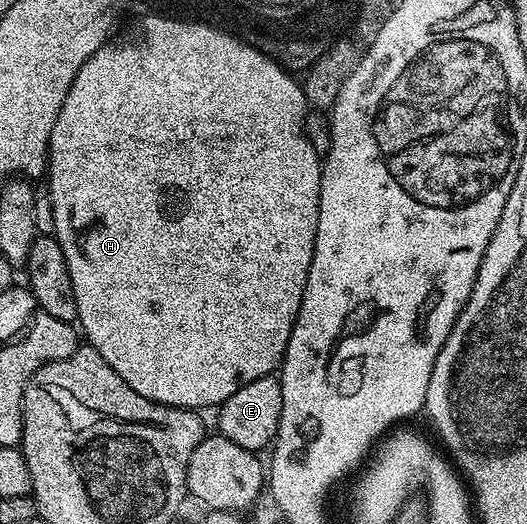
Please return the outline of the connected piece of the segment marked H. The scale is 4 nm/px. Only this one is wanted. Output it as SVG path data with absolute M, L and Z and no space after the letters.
M144 21L144 29L135 29L135 30L134 30L134 32L132 32L132 33L128 33L128 37L124 37L124 45L117 45L117 44L116 44L116 42L114 42L114 40L113 40L113 39L112 39L112 40L109 40L109 42L108 42L108 44L106 44L106 45L104 45L104 46L103 46L103 47L102 47L102 48L101 48L101 49L99 49L99 50L98 50L98 51L97 51L97 53L95 53L95 54L94 54L94 55L90 55L90 59L86 59L86 63L85 63L85 64L84 64L84 66L83 66L83 67L82 67L82 71L78 71L78 75L77 75L77 76L76 76L76 78L75 78L75 79L74 79L74 83L73 83L73 84L72 84L72 86L71 86L71 87L70 87L70 91L69 91L69 92L68 92L68 94L67 94L67 95L66 95L66 99L65 99L65 100L64 100L64 102L63 102L63 103L62 103L62 107L61 107L61 108L60 108L60 114L59 114L59 115L58 115L58 119L57 119L57 120L56 120L56 122L55 122L55 123L54 123L54 127L53 127L53 128L52 128L52 134L51 134L51 135L50 135L50 143L49 143L49 144L48 144L48 168L47 168L47 170L46 170L46 178L47 178L47 177L48 177L48 197L49 197L49 199L50 199L50 200L52 200L52 225L53 225L53 227L54 227L54 228L56 228L56 230L54 230L54 236L55 236L55 239L56 239L56 241L57 241L57 243L58 243L58 244L60 244L60 246L61 246L61 247L62 247L62 255L66 255L66 267L67 267L67 268L68 268L68 270L69 270L69 271L70 271L70 283L71 283L71 284L72 284L72 286L73 286L73 287L74 287L74 299L75 299L75 300L76 300L76 321L77 321L77 322L78 322L78 325L79 325L79 328L80 328L80 329L81 329L81 330L82 330L82 333L83 333L83 329L82 329L82 328L84 328L84 333L85 333L85 335L86 335L86 336L88 336L88 337L85 337L85 338L86 338L86 341L87 341L87 344L89 344L89 345L91 345L91 346L92 346L92 348L94 348L94 349L96 349L96 350L97 350L97 351L98 351L98 355L102 355L102 359L106 359L106 363L110 363L110 367L114 367L114 371L118 371L118 375L122 375L122 379L126 379L126 383L130 383L130 387L131 387L131 388L132 388L132 389L133 389L133 390L134 390L134 391L138 391L138 395L142 395L142 396L143 396L143 397L145 397L145 398L146 398L146 399L150 399L150 400L151 400L151 401L153 401L153 402L154 402L154 403L162 403L162 404L163 404L163 405L169 405L169 406L170 406L170 407L178 407L178 408L179 408L179 409L194 409L194 410L197 410L197 411L205 411L205 410L204 410L204 409L208 409L208 408L210 408L210 407L211 407L211 405L212 405L212 408L213 408L213 407L218 407L218 406L220 406L220 405L221 405L221 403L223 403L223 401L225 401L225 400L226 400L226 399L230 399L230 395L234 395L234 391L238 391L238 387L246 387L246 383L254 383L254 379L262 379L262 378L263 378L263 377L266 377L266 376L269 376L269 375L272 375L272 374L275 374L275 373L276 373L276 372L277 372L277 370L279 370L279 368L280 368L280 366L281 366L281 364L282 364L282 362L283 362L283 360L284 360L284 352L285 352L285 351L286 351L286 347L287 347L287 346L288 346L288 340L289 340L289 339L290 339L290 335L291 335L291 334L292 334L292 328L293 328L293 327L294 327L294 323L295 323L295 322L296 322L296 316L297 316L297 315L298 315L298 311L299 311L299 310L300 310L300 308L301 308L301 307L302 307L302 295L303 295L303 294L304 294L304 292L305 292L305 291L306 291L306 283L307 283L307 282L308 282L308 276L309 276L309 275L310 275L310 267L311 267L311 266L312 266L312 260L313 260L313 259L314 259L314 243L315 243L315 242L316 242L316 232L317 232L317 231L318 231L318 211L319 211L319 210L320 210L320 170L321 170L321 168L322 168L322 159L321 159L321 158L320 158L320 156L318 156L318 155L317 155L317 154L316 154L316 152L315 152L315 151L314 151L314 147L313 147L313 146L312 146L312 144L311 144L311 143L310 143L310 139L309 139L309 138L308 138L308 136L307 136L307 135L306 135L306 131L305 131L305 130L304 130L304 119L305 119L305 116L306 116L306 102L305 102L305 97L304 97L304 92L303 92L303 90L302 90L302 89L301 89L301 82L300 82L300 81L299 81L299 80L297 80L297 78L296 78L296 77L295 77L295 76L293 76L293 74L290 74L290 73L287 73L287 72L286 72L286 71L282 71L282 70L281 70L281 69L272 69L272 65L268 65L268 61L264 61L264 57L256 57L256 53L252 53L252 49L244 49L244 45L236 45L236 41L228 41L228 37L220 37L220 33L211 33L211 31L210 31L210 30L208 30L208 29L196 29L196 25L172 25L172 21Z

